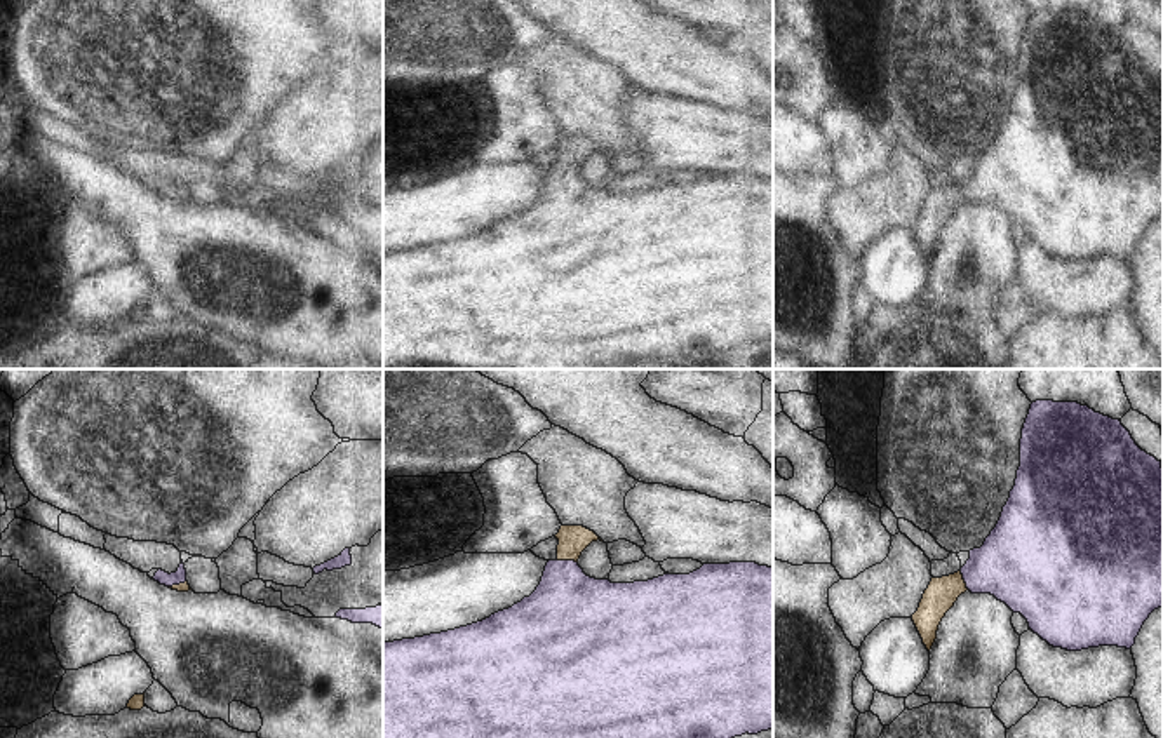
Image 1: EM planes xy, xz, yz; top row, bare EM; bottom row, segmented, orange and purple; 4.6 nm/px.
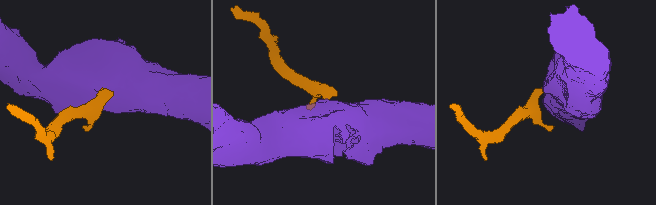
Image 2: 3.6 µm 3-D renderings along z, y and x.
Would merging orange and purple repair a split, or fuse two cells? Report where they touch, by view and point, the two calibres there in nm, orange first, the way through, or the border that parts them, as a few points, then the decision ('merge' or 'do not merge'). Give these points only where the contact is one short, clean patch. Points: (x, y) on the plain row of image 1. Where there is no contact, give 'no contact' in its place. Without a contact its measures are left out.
meets orange in xz at (566, 169); 140 nm thick on the orange side, 380 nm on the other; runs through xz (573, 150), (566, 169), (570, 223); merge

